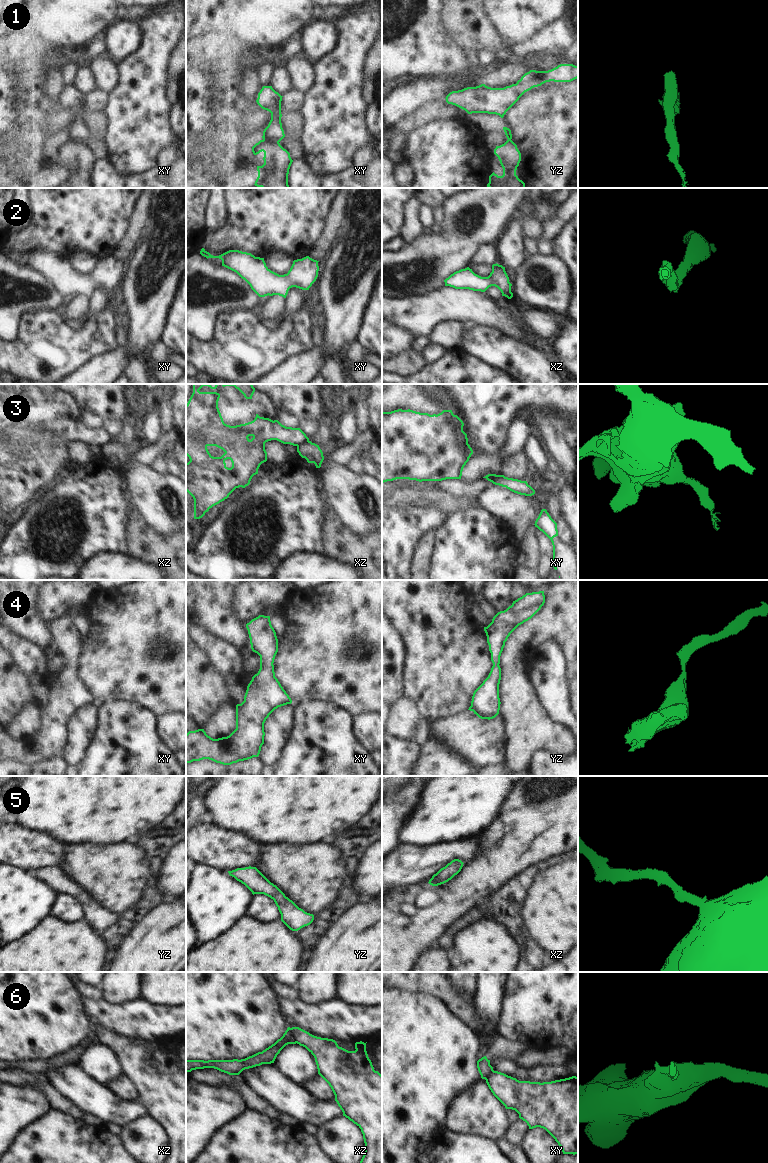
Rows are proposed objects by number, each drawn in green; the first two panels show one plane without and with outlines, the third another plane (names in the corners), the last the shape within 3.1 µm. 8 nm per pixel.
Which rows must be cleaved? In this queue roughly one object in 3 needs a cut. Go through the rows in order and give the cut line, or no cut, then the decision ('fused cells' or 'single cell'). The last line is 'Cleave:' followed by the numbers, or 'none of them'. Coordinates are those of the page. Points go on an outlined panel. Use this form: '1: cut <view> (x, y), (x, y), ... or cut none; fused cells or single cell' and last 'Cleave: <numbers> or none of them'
1: cut xy (263, 139), (278, 142); fused cells
2: cut none; single cell
3: cut xz (308, 440), (297, 446); fused cells
4: cut none; single cell
5: cut none; single cell
6: cut xz (290, 1028), (296, 1042); fused cells
Cleave: 1, 3, 6

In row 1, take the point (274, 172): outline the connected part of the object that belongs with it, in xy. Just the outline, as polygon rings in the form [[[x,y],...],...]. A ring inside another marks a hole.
[[[260,140],[252,147],[254,155],[264,152],[264,164],[257,166],[255,186],[261,188],[289,188],[288,174],[293,160],[279,142]]]

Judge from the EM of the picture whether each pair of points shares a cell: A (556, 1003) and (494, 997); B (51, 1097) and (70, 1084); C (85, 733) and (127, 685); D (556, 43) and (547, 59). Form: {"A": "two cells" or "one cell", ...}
{"A": "two cells", "B": "two cells", "C": "two cells", "D": "two cells"}

